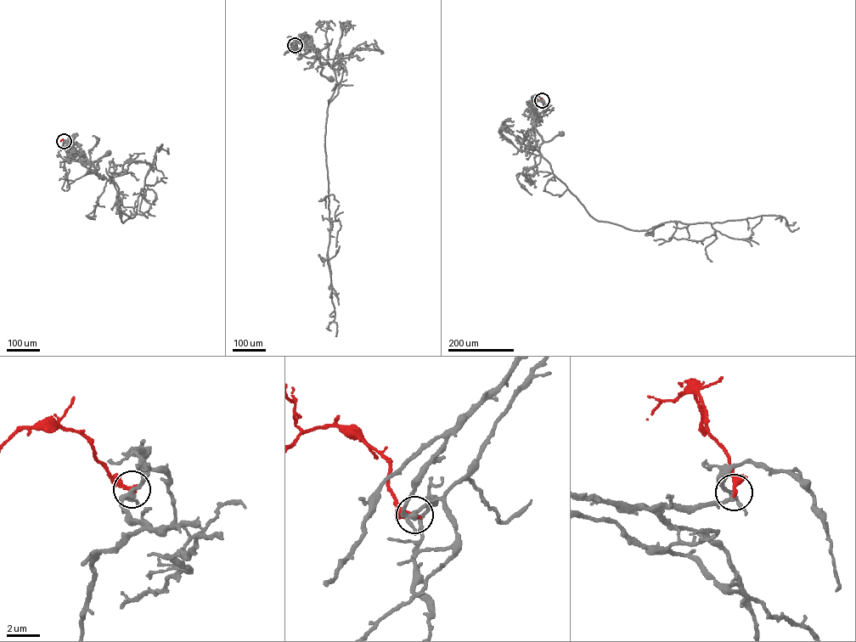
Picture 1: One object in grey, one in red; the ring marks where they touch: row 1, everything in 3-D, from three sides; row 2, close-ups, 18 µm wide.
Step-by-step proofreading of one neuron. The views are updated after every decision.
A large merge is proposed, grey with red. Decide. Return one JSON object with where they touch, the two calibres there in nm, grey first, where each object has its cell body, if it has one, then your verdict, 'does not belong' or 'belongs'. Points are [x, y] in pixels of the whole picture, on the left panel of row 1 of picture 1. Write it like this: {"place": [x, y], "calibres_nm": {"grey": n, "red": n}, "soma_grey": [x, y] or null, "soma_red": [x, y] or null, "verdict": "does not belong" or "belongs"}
{"place": [64, 141], "calibres_nm": {"grey": 240, "red": 300}, "soma_grey": [108, 153], "soma_red": null, "verdict": "does not belong"}

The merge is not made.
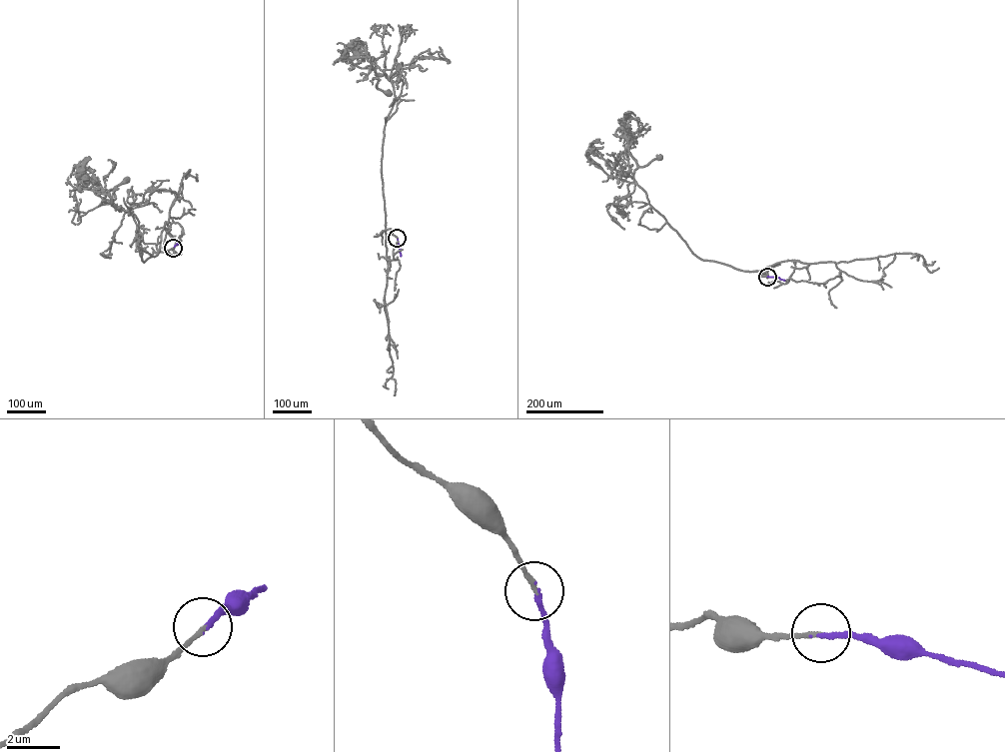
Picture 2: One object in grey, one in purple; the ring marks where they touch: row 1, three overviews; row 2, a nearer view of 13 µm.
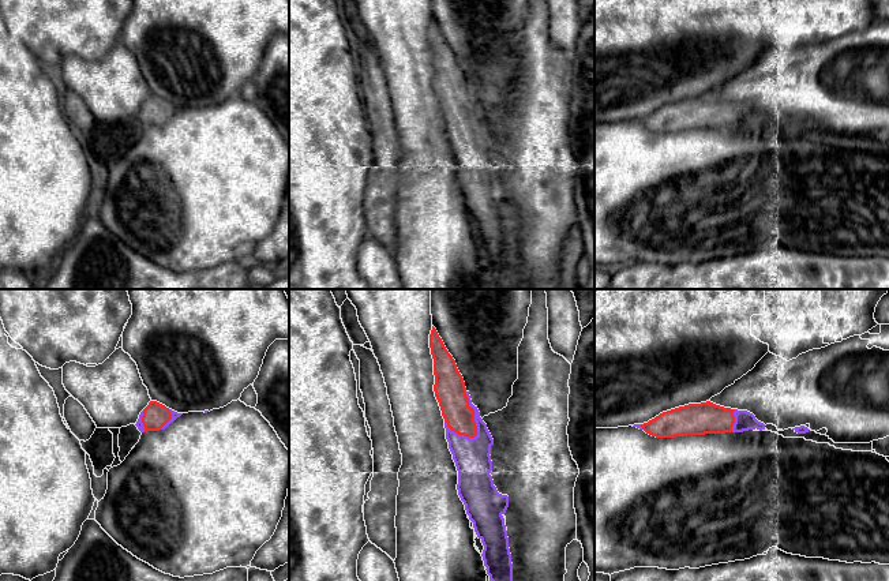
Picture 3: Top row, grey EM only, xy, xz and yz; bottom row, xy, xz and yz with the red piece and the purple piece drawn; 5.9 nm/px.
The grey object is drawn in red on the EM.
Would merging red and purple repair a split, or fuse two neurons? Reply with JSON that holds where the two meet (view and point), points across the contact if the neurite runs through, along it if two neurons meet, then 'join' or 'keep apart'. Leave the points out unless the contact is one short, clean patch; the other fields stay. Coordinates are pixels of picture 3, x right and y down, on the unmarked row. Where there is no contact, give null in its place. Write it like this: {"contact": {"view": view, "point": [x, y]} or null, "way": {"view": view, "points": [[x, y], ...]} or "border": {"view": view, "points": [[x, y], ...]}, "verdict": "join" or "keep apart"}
{"contact": {"view": "xz", "point": [473, 109]}, "verdict": "join"}

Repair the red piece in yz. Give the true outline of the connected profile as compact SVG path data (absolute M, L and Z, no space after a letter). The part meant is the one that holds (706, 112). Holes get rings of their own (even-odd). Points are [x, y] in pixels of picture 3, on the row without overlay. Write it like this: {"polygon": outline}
{"polygon": "M710 95L679 101L633 121L656 132L765 124L765 119L758 116L753 108L724 102Z"}

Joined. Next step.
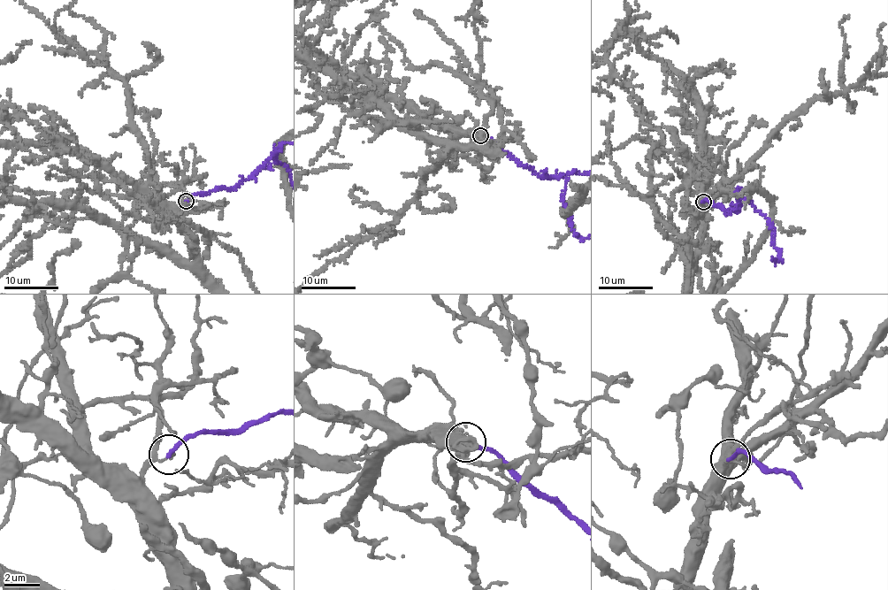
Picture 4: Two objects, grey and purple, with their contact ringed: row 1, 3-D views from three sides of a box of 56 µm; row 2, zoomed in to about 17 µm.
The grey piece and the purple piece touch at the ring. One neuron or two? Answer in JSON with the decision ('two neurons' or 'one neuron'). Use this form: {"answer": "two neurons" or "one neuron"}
{"answer": "two neurons"}

